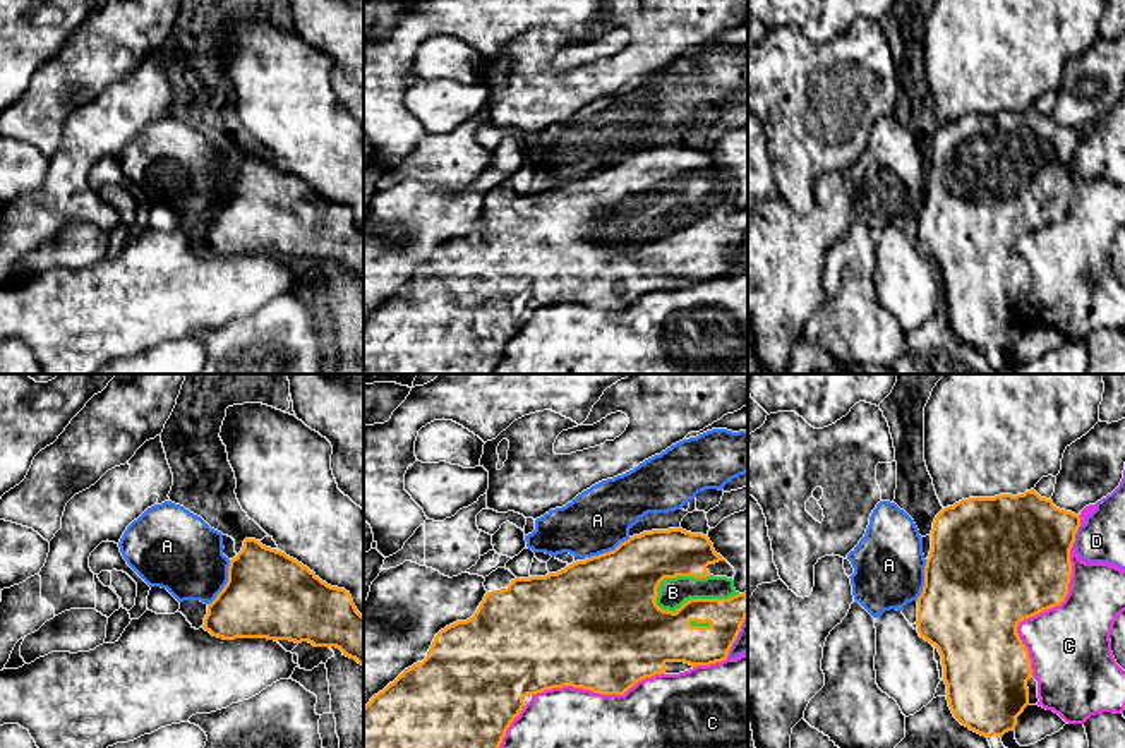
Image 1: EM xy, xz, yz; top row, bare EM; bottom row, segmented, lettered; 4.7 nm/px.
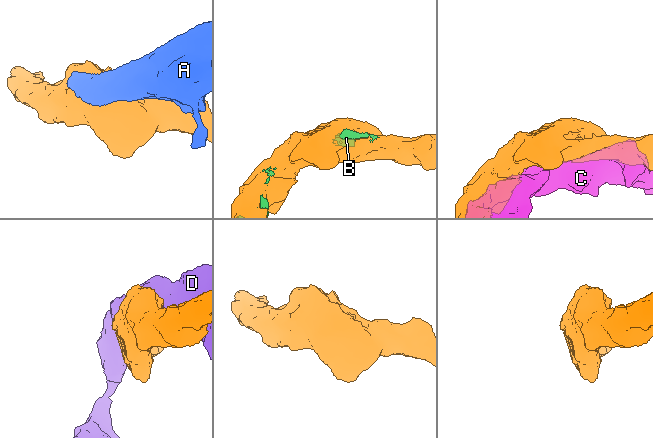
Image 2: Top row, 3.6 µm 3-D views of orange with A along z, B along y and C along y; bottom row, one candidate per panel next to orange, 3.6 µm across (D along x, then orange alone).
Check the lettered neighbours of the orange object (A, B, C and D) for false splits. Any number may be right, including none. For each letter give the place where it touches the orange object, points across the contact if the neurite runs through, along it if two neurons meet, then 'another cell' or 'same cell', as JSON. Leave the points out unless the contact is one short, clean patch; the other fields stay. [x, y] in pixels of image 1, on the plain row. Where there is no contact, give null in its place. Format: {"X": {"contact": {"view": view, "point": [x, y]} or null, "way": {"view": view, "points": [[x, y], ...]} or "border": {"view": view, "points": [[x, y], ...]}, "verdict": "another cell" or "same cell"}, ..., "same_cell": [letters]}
{"A": {"contact": {"view": "xy", "point": [227, 198]}, "verdict": "another cell"}, "B": {"contact": {"view": "xz", "point": [695, 215]}, "verdict": "same cell"}, "C": {"contact": {"view": "yz", "point": [1043, 225]}, "verdict": "another cell"}, "D": {"contact": {"view": "yz", "point": [1074, 151]}, "verdict": "another cell"}, "same_cell": ["B"]}

